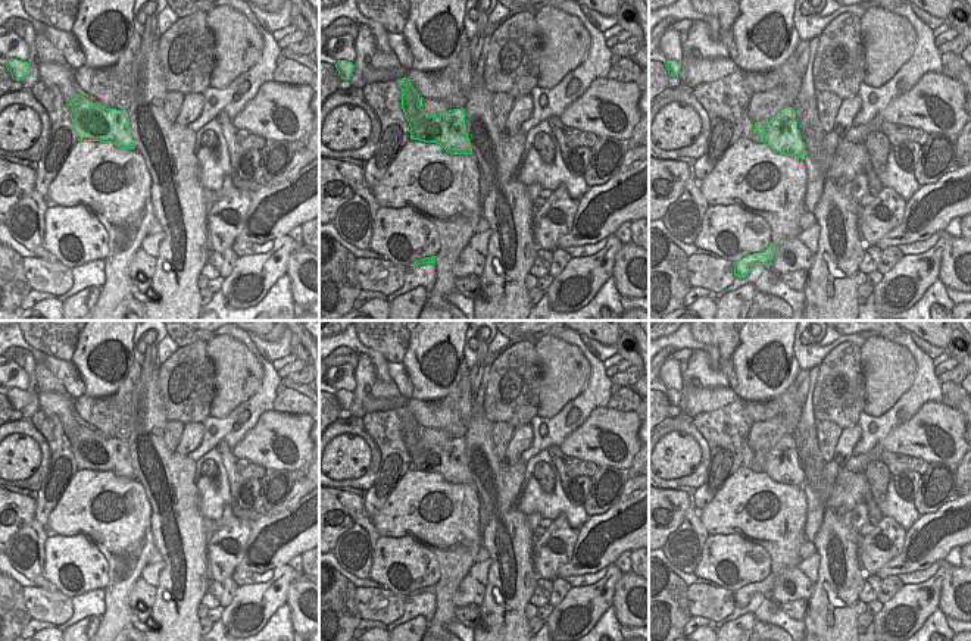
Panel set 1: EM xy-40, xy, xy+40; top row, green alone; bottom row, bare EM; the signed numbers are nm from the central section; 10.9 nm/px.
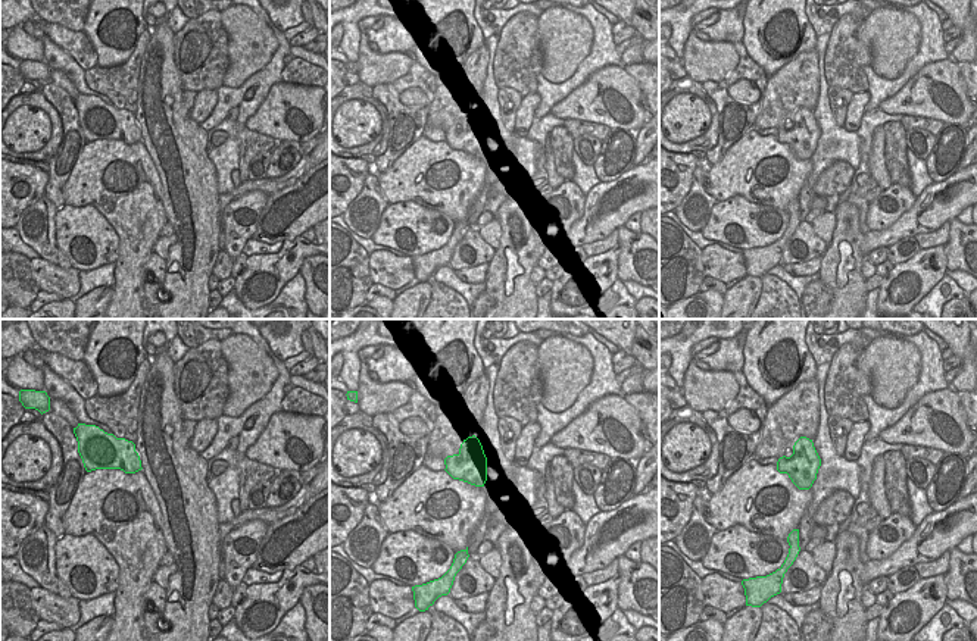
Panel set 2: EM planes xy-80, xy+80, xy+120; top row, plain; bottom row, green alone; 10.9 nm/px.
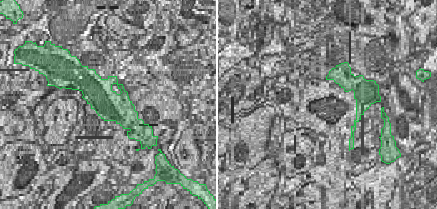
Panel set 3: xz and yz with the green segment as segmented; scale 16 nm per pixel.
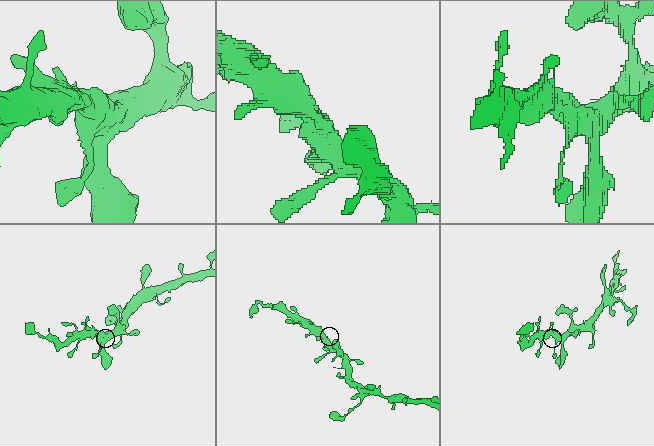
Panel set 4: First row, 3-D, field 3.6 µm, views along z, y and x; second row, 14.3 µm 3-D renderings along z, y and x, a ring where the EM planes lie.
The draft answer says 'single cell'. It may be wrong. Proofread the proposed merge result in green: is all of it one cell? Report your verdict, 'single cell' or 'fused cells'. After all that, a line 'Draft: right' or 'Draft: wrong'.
single cell
Draft: right

